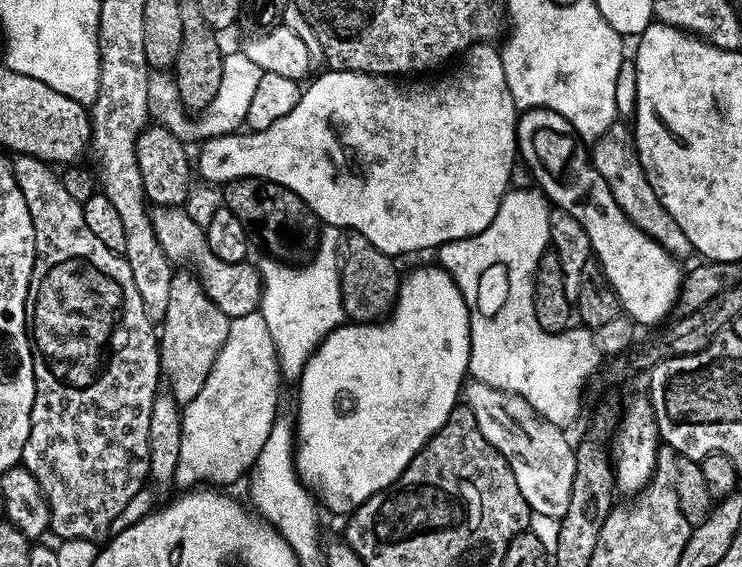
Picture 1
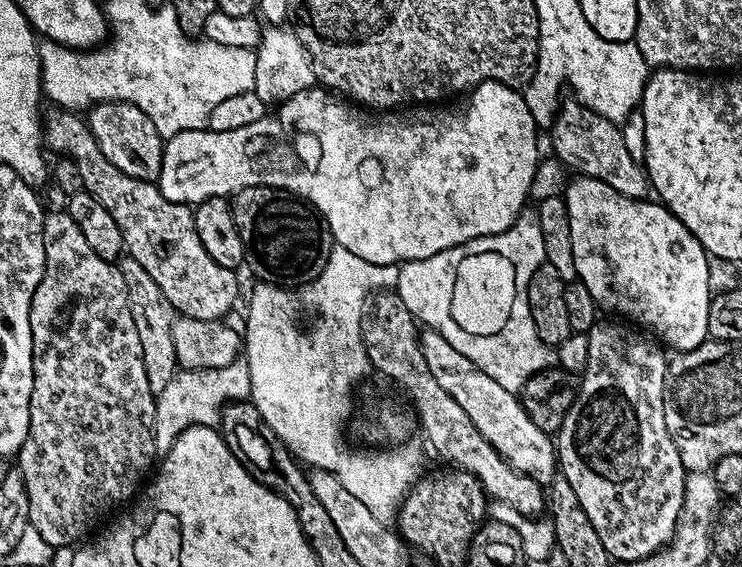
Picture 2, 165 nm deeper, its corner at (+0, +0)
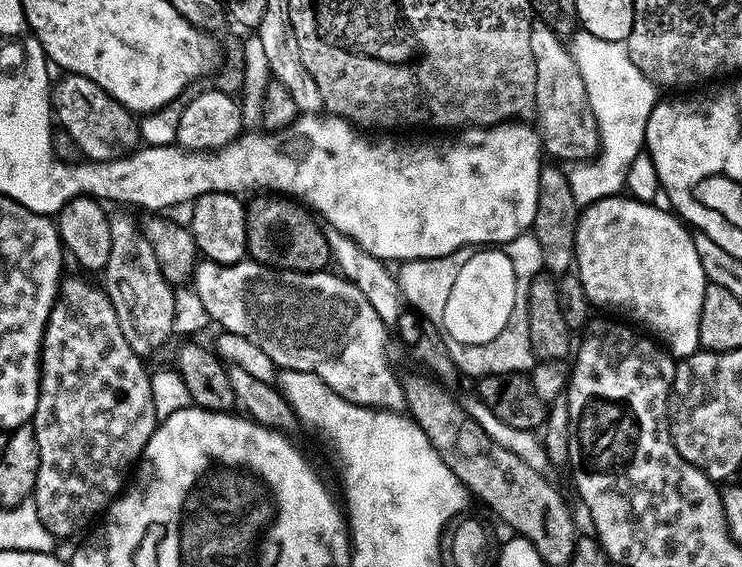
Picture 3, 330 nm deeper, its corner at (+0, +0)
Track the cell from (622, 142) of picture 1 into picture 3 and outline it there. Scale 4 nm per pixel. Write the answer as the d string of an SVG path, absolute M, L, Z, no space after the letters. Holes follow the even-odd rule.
M533 23L530 30L530 54L536 59L536 110L538 131L543 151L553 156L553 161L583 162L595 157L600 151L598 122L590 110L586 98L586 86L571 51L565 41L544 24Z

